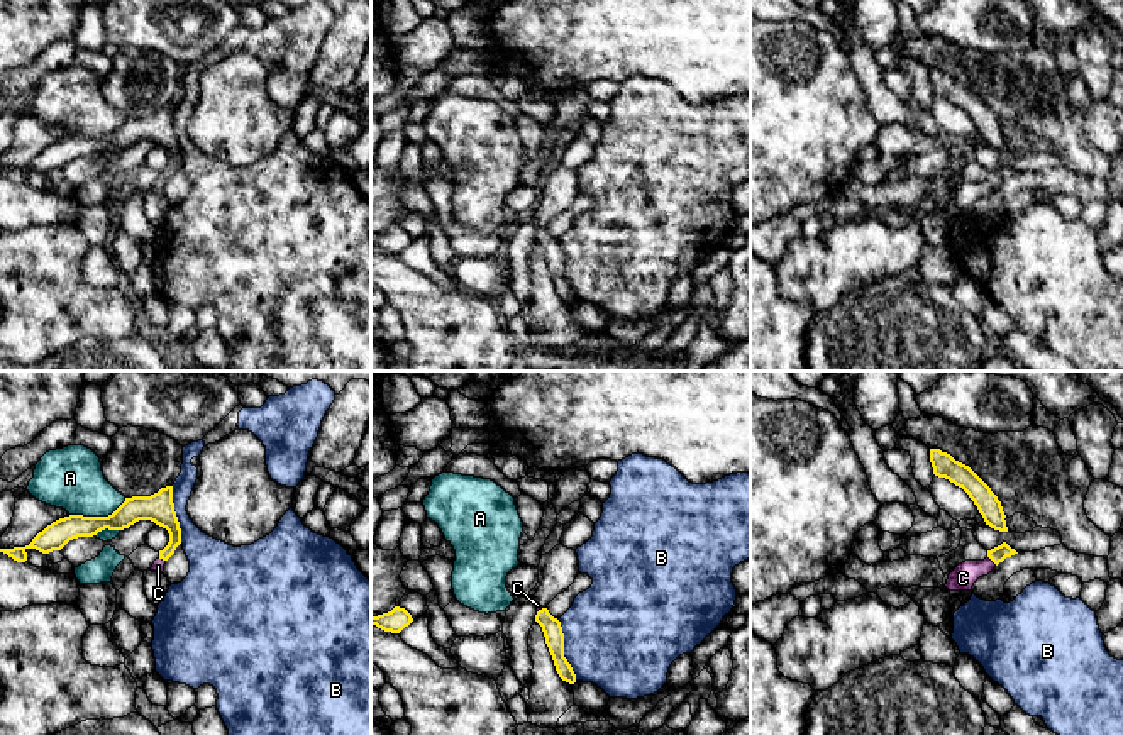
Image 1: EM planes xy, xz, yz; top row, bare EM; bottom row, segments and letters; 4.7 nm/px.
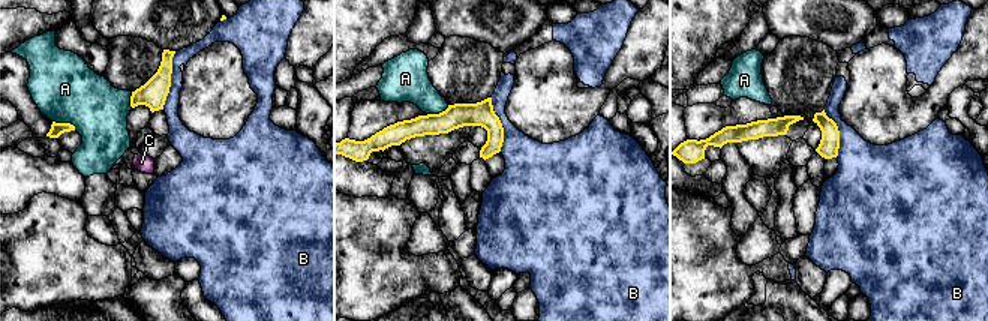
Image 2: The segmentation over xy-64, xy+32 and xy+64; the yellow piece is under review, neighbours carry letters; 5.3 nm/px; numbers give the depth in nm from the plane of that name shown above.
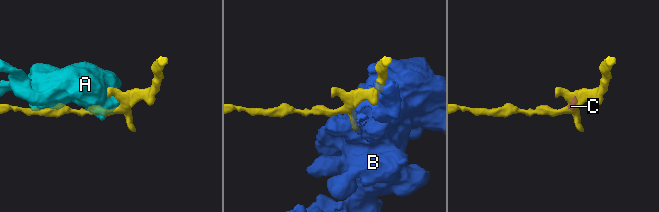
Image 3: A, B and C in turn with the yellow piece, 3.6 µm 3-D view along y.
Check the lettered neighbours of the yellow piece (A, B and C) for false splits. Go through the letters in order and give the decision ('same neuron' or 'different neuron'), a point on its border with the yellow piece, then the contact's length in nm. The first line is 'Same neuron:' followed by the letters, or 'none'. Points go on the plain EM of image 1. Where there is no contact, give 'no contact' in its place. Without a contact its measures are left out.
Same neuron: C
A: different neuron | xy (97, 138) | 280 nm
B: different neuron | xz (563, 271) | 300 nm
C: same neuron | yz (993, 182) | 60 nm

